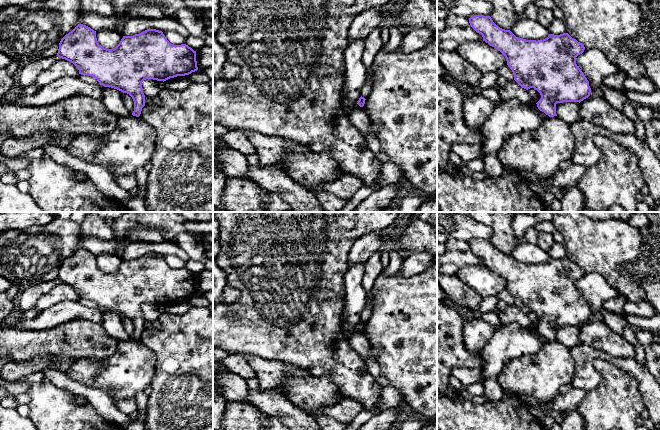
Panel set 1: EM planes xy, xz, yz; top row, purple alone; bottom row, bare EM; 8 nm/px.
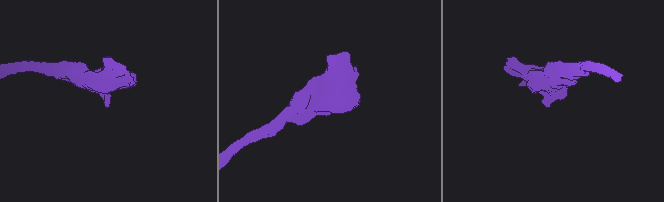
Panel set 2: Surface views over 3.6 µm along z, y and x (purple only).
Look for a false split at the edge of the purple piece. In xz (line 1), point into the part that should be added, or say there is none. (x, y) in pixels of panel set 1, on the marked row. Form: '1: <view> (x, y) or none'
1: none

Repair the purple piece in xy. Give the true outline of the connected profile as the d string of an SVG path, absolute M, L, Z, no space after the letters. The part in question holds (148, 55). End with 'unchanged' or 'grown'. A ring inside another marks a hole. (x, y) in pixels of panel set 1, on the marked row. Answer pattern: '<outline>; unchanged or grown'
M78 24L59 43L57 56L73 63L79 74L95 78L100 85L129 94L134 101L133 116L139 117L145 106L142 82L146 79L166 81L177 76L189 75L198 70L196 51L186 44L171 44L162 31L147 29L133 36L123 36L113 49L102 47L96 38L96 31Z; unchanged

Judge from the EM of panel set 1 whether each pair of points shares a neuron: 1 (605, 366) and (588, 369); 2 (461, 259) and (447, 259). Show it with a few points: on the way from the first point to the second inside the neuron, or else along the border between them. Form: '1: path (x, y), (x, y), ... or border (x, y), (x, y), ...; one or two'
1: border (602, 358), (594, 361), (600, 383), (587, 390); two
2: path (458, 259), (450, 259); one

